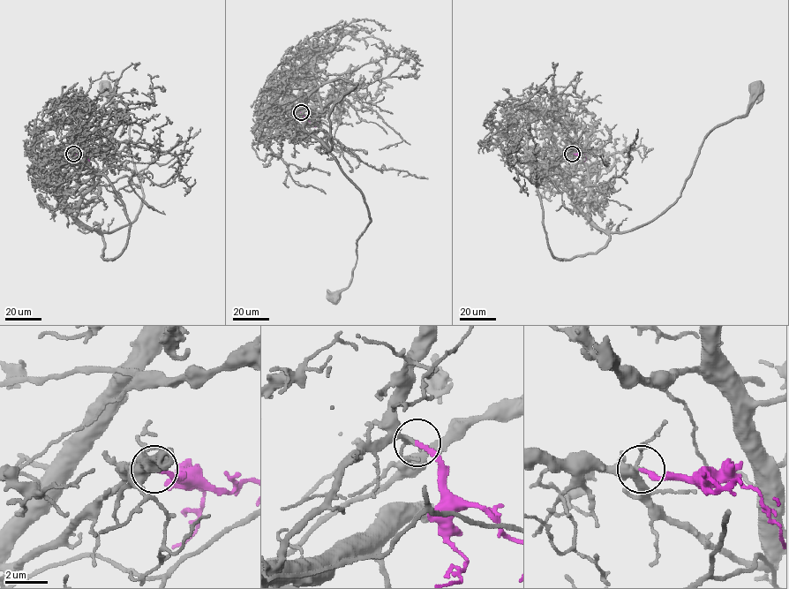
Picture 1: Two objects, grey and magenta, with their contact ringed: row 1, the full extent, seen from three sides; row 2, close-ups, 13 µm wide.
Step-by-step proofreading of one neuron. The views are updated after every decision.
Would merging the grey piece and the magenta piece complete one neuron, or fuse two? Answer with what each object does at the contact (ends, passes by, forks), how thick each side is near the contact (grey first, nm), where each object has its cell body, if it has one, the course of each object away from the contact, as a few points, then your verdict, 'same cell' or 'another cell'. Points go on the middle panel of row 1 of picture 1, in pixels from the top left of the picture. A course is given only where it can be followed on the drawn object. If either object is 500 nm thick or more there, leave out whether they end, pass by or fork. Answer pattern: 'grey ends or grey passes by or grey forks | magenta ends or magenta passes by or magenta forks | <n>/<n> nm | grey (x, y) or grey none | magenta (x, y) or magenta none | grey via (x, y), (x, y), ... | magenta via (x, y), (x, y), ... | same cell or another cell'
grey passes by | magenta ends | 150/200 nm | grey (334, 296) | magenta none | grey via (300, 112), (285, 129), (304, 130), (319, 142), (364, 197), (370, 221), (357, 237), (350, 283), (336, 295) | magenta via (301, 112), (314, 124) | same cell

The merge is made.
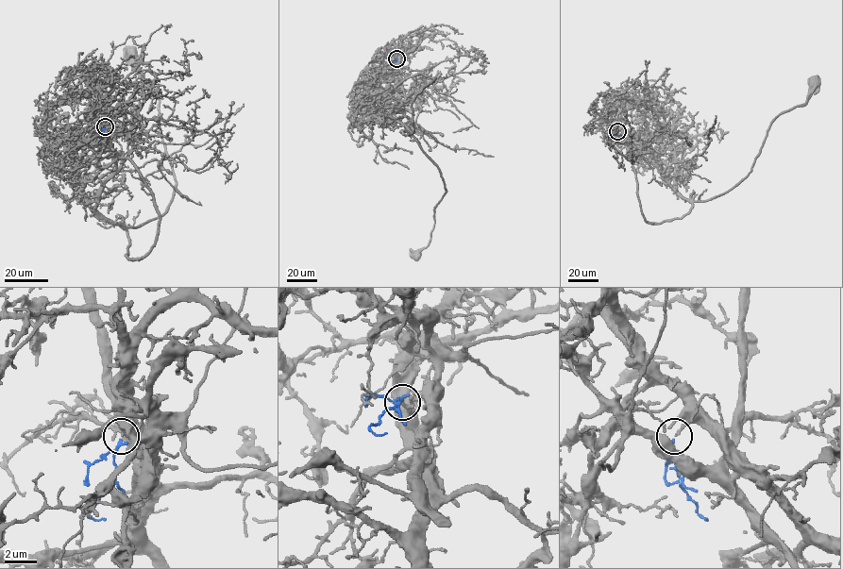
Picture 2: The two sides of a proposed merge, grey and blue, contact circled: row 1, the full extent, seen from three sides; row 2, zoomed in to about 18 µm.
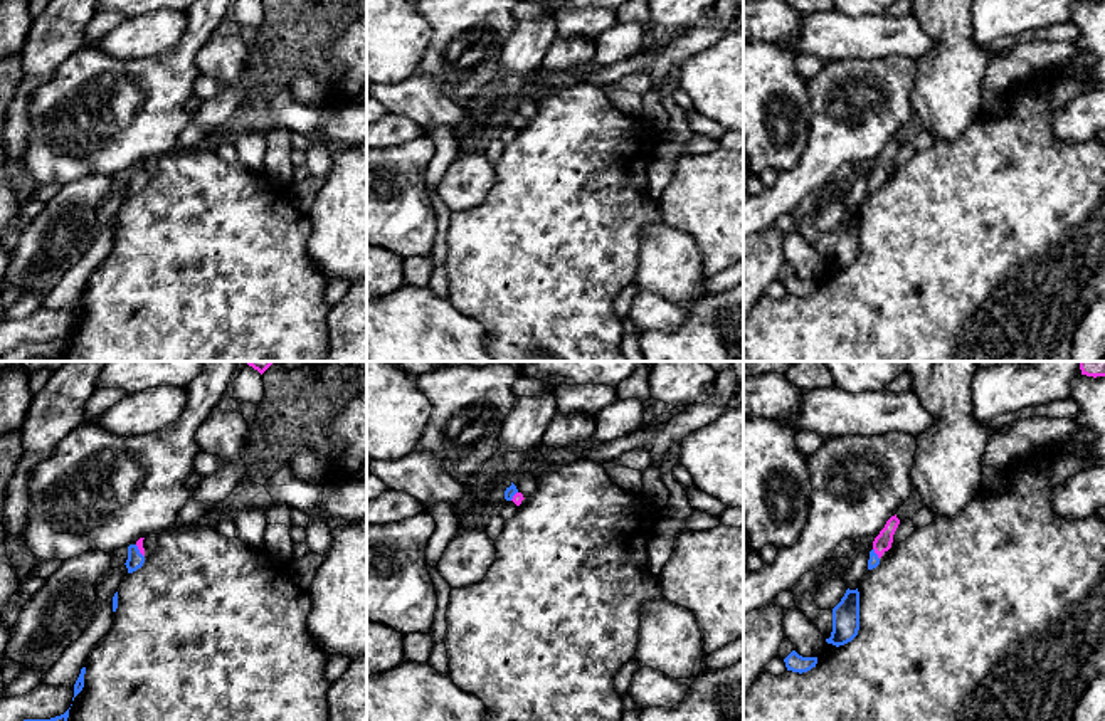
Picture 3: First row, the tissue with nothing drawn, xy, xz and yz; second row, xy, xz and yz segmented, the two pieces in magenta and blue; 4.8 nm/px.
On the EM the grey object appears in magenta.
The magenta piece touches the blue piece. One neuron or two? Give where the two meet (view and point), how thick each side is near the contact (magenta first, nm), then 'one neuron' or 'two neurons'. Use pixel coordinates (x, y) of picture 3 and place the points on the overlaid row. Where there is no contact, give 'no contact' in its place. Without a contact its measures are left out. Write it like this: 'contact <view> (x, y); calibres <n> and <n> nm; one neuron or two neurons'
contact yz (875, 552); calibres 90 and 60 nm; one neuron

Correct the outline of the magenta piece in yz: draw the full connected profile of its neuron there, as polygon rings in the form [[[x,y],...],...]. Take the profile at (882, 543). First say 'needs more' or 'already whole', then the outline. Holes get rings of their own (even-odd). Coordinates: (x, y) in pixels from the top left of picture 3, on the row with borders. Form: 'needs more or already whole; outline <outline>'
needs more; outline [[[891,516],[885,528],[880,531],[880,534],[873,541],[873,550],[870,551],[870,560],[868,560],[868,570],[873,570],[880,565],[880,558],[883,556],[885,551],[891,548],[893,543],[893,534],[900,524],[900,519]]]

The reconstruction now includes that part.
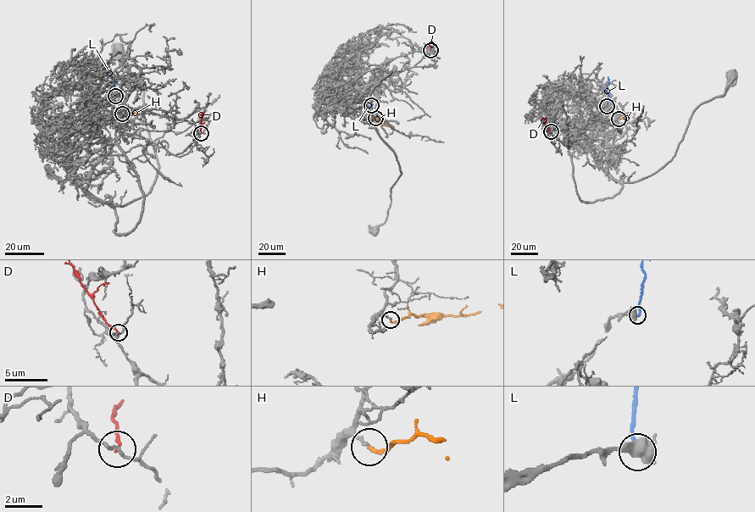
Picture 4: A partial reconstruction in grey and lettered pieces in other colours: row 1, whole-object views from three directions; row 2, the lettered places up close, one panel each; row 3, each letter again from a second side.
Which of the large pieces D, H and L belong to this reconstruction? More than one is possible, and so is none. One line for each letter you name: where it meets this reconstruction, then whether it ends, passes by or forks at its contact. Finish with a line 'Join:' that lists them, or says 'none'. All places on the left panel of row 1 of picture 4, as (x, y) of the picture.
H: contact (122, 114); it ends
Join: H

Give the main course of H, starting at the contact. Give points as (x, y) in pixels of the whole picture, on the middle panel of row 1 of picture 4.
H: (375, 118), (381, 124), (394, 128)

